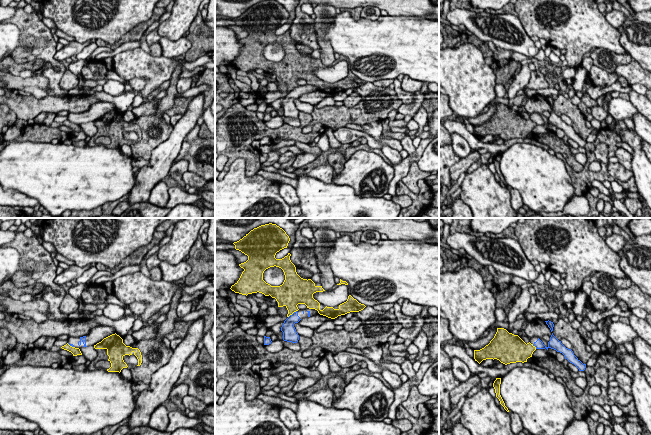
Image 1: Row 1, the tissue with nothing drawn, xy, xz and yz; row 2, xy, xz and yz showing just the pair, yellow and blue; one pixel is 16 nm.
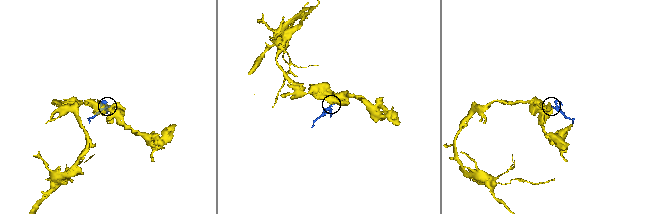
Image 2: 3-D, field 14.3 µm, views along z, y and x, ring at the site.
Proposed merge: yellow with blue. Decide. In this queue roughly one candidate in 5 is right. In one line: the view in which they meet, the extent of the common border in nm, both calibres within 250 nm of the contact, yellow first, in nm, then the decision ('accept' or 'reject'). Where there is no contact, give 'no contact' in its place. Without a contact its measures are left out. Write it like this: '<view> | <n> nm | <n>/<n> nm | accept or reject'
xz | 190 nm | 300/200 nm | reject

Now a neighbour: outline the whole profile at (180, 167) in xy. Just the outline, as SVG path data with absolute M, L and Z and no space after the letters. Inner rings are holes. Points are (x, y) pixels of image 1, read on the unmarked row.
M180 160L176 162L172 165L168 173L168 176L171 176L172 173L184 174L186 171L188 171L188 165L189 163L187 160Z

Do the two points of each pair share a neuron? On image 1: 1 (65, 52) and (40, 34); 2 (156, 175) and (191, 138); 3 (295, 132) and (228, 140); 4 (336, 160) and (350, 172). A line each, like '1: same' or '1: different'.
1: different
2: different
3: same
4: different

